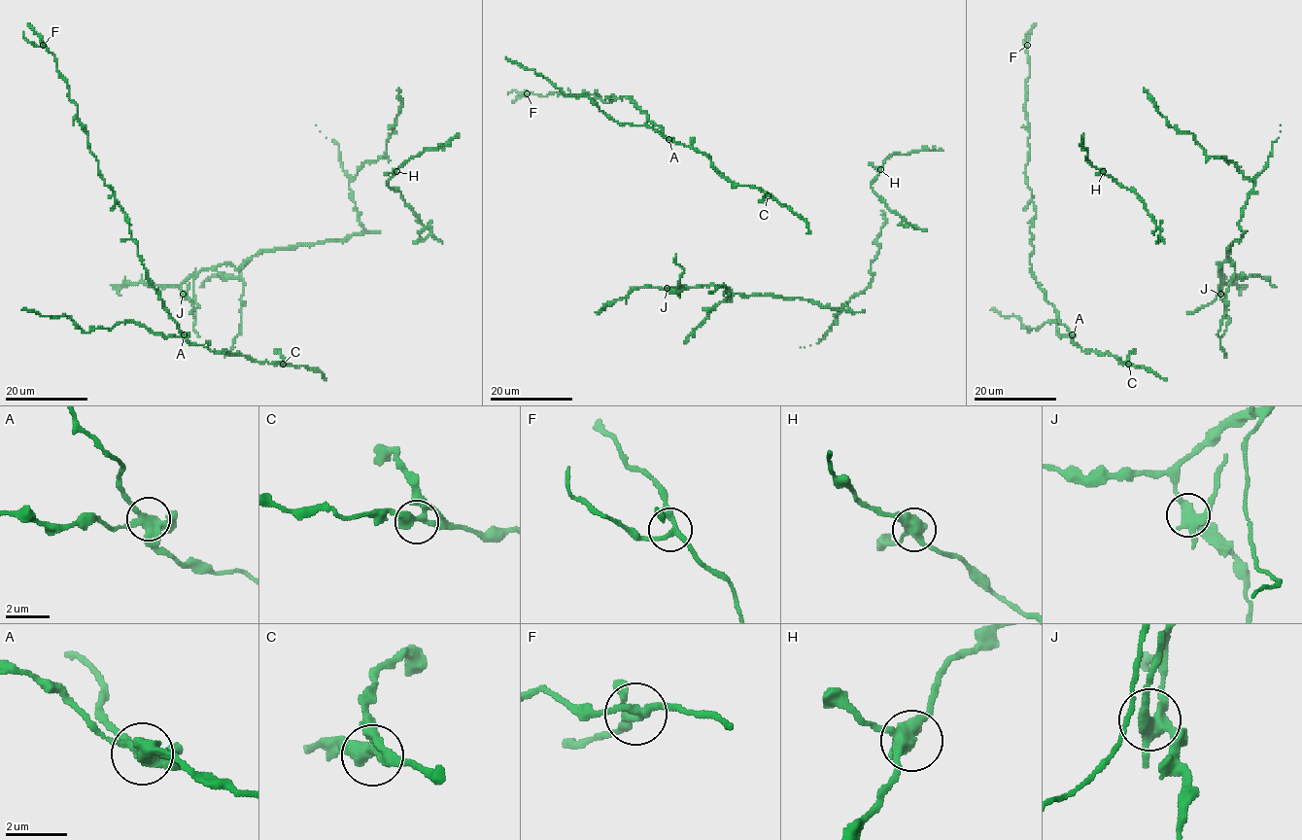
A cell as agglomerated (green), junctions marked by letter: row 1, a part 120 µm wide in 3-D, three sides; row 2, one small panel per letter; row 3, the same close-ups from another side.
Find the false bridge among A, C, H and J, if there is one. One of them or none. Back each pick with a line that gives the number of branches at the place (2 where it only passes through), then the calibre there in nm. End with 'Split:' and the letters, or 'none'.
A: Branches: 4. Thickness 400 nm
Split: A

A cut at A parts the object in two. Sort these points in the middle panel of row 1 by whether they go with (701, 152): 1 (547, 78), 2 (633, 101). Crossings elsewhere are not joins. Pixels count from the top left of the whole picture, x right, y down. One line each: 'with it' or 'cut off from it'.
1: with it
2: cut off from it

